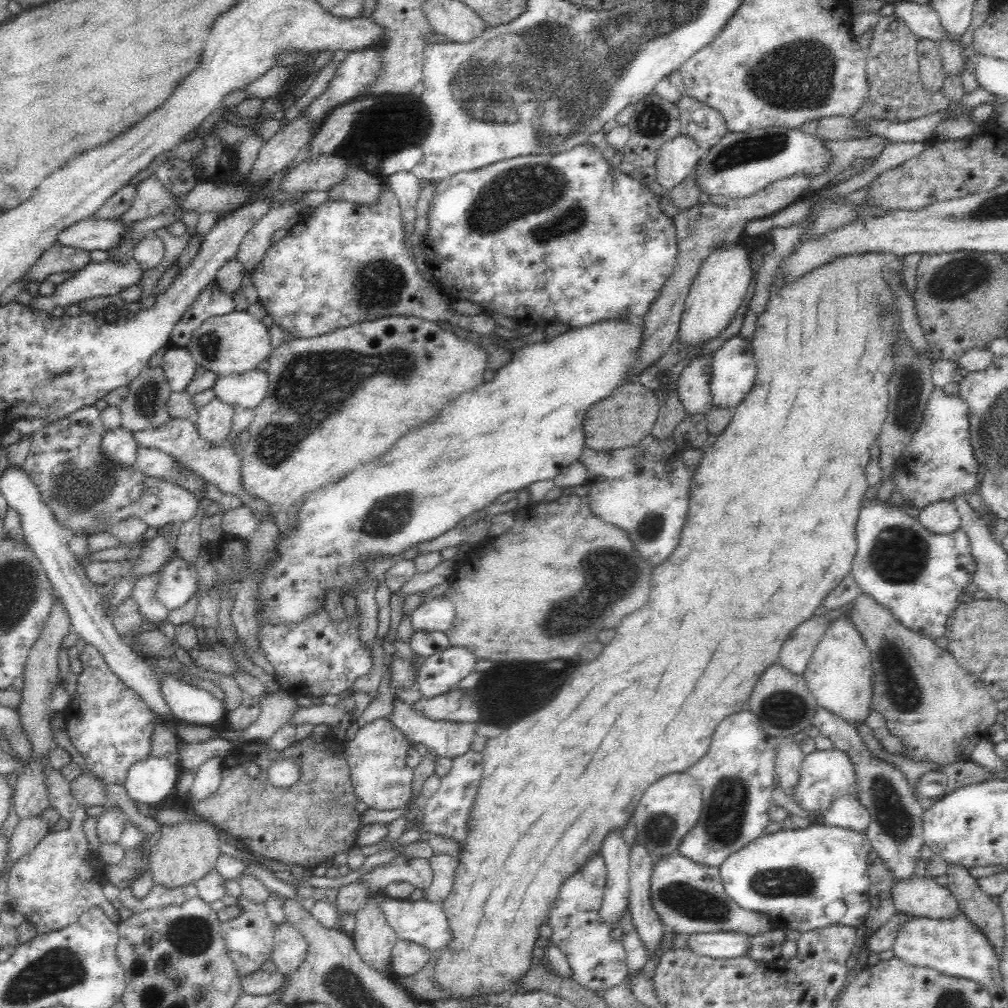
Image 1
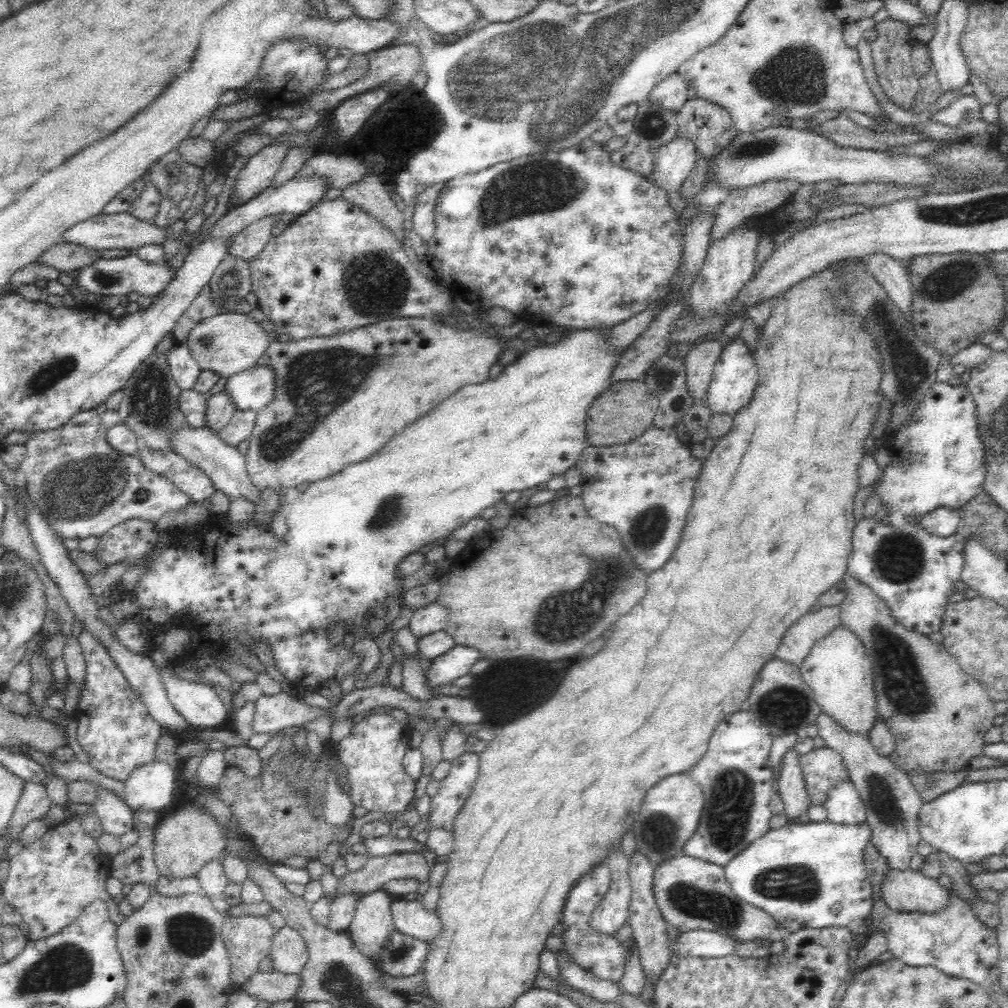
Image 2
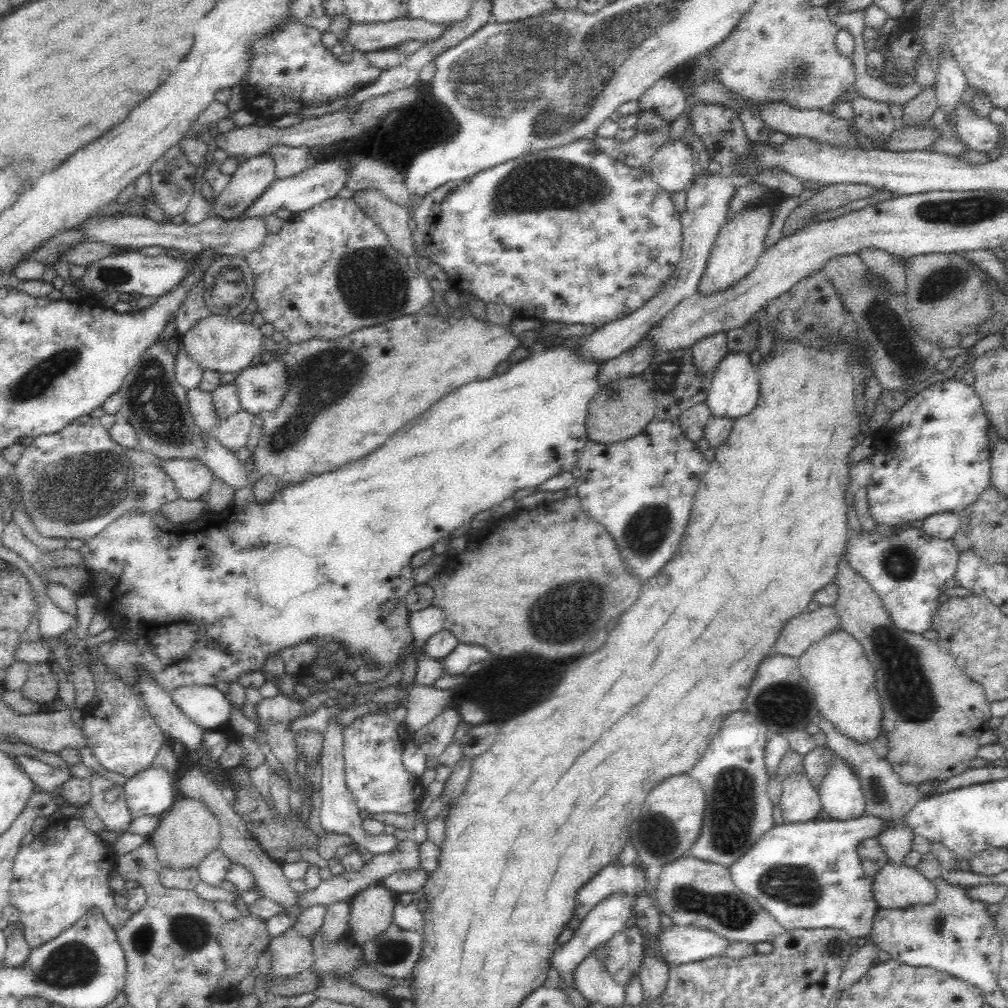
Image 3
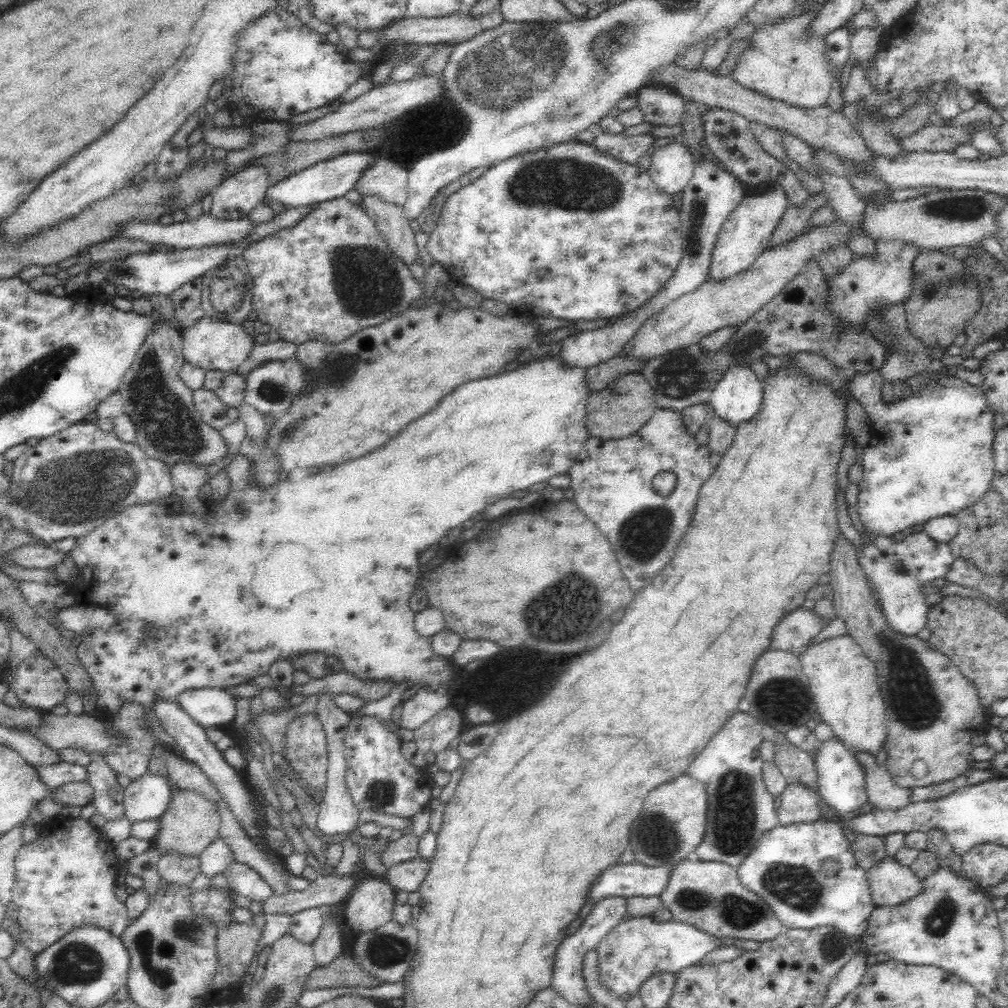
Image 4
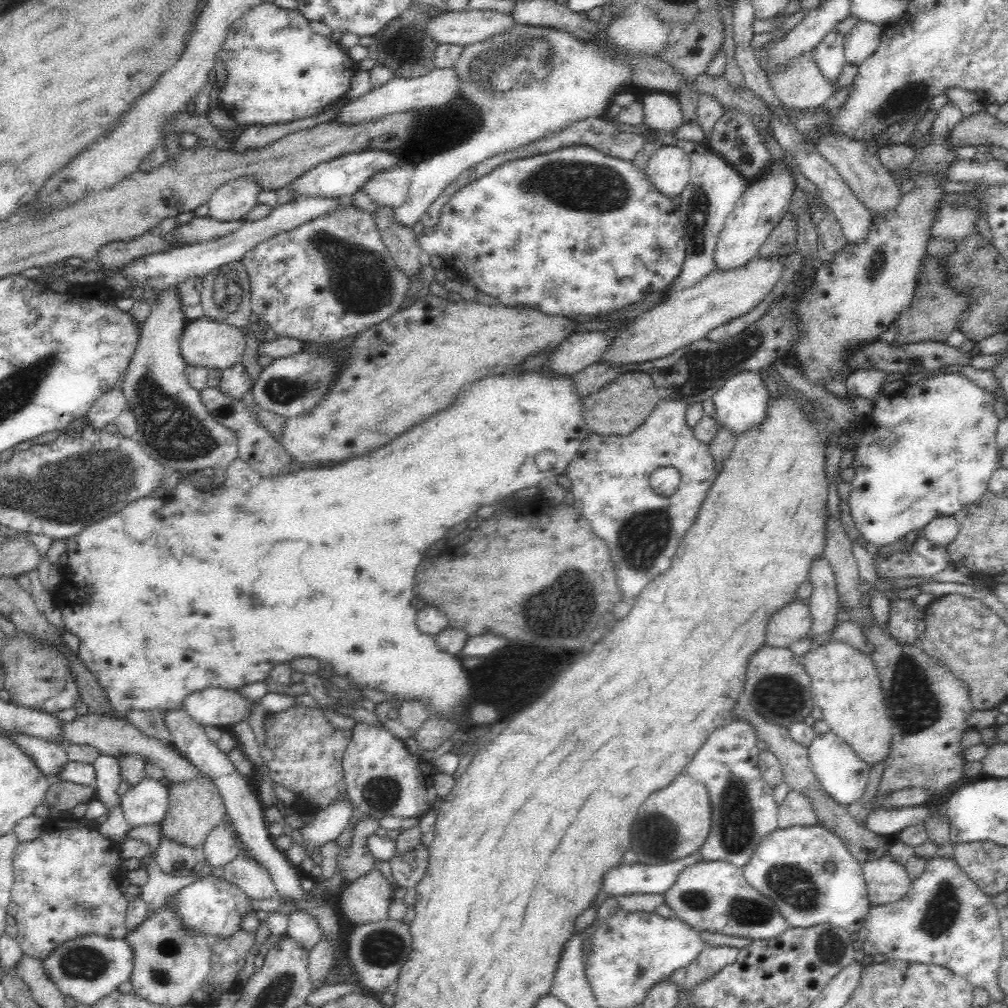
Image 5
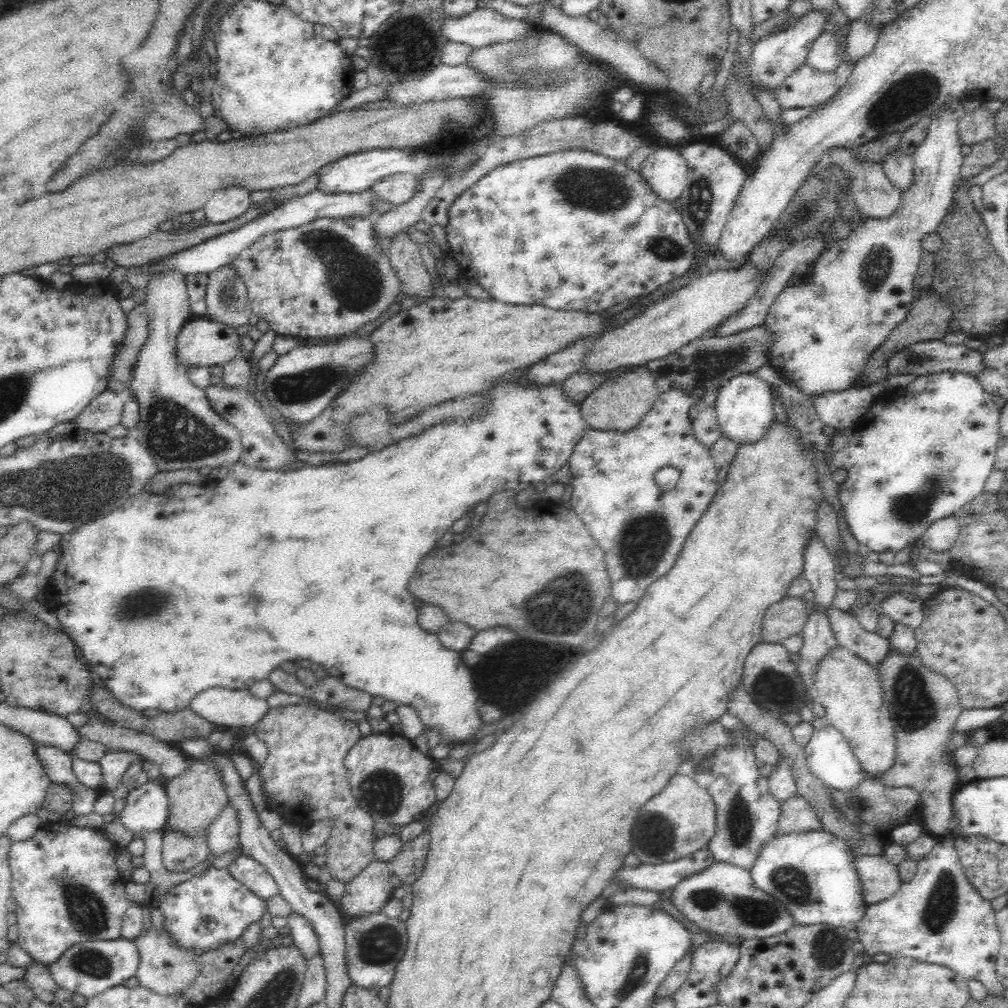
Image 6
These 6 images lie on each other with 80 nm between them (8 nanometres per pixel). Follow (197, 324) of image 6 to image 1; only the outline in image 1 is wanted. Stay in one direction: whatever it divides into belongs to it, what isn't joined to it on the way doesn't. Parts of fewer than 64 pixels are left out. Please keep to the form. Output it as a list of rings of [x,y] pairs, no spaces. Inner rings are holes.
[[[246,309],[204,321],[194,331],[186,347],[197,365],[202,365],[218,376],[239,375],[254,370],[258,364],[270,358],[273,349],[268,326]]]

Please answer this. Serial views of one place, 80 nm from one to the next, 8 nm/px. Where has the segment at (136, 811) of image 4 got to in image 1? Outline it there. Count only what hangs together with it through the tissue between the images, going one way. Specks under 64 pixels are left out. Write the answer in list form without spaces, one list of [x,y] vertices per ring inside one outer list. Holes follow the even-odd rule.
[[[148,756],[128,768],[124,785],[133,801],[154,806],[172,796],[178,780],[175,764],[164,756]]]

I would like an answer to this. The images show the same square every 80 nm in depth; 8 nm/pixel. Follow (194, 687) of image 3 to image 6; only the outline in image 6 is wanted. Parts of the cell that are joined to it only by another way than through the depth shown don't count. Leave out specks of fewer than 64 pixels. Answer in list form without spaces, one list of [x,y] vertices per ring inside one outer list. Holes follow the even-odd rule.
[[[220,687],[208,688],[196,694],[188,708],[200,718],[224,728],[253,728],[271,710],[265,699],[255,698],[248,689],[238,691]]]

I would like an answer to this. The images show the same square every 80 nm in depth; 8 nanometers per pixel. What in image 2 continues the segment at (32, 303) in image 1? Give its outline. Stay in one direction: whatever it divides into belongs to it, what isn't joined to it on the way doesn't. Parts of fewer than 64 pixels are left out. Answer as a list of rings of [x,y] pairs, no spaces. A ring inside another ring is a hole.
[[[135,252],[119,258],[98,258],[92,264],[79,268],[79,274],[74,280],[76,287],[86,292],[99,295],[127,295],[130,292],[138,292],[141,296],[156,296],[160,294],[170,280],[172,280],[170,266],[162,263],[162,260],[147,263],[140,259]]]

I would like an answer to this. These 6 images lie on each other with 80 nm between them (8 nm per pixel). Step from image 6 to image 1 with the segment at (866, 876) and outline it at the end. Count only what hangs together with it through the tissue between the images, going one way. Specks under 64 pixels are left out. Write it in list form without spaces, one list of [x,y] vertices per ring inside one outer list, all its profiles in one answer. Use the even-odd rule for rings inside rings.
[[[914,874],[905,881],[894,880],[891,887],[891,898],[902,913],[934,920],[950,920],[962,913],[949,888],[936,884],[933,877]]]

